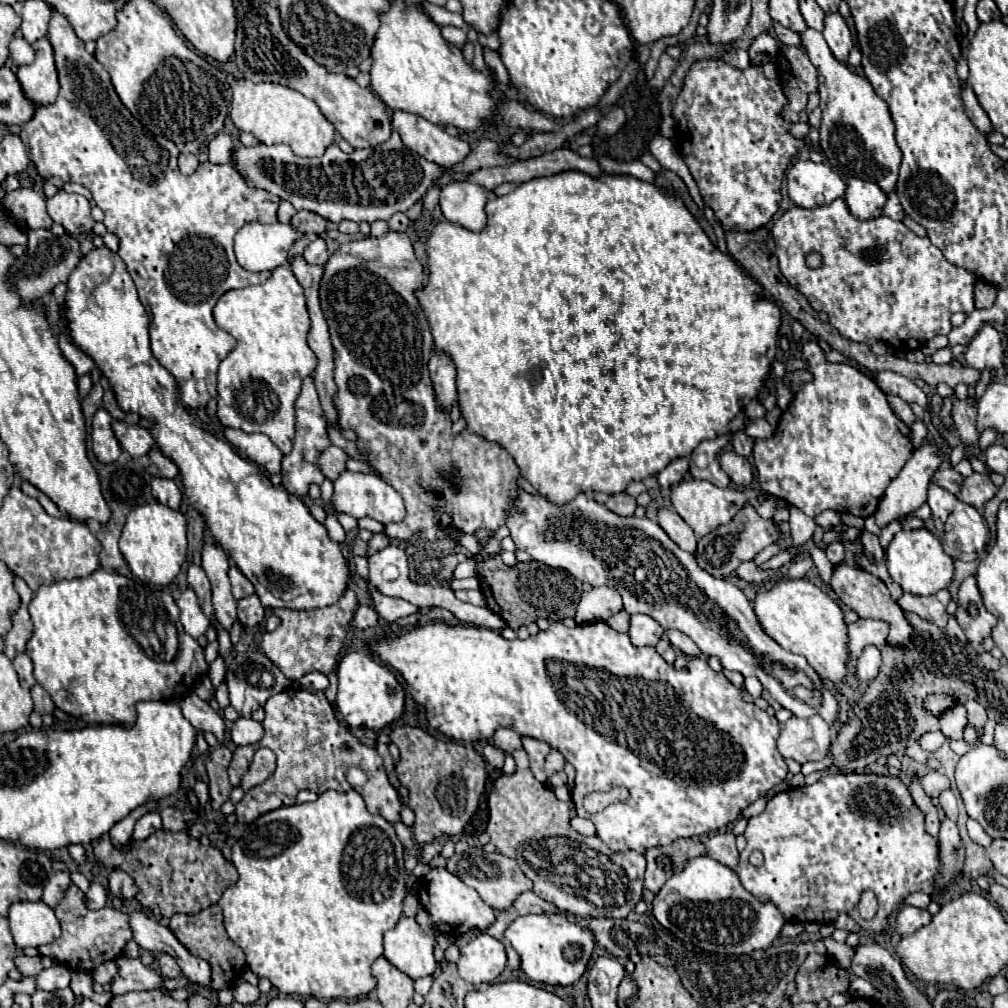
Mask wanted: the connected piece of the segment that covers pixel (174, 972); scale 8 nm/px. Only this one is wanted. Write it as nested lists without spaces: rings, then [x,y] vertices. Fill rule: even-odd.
[[[166,953],[158,955],[158,963],[160,963],[162,975],[166,975],[166,977],[170,977],[170,979],[180,977],[180,967],[178,967],[178,963],[176,963],[170,955],[166,955]]]

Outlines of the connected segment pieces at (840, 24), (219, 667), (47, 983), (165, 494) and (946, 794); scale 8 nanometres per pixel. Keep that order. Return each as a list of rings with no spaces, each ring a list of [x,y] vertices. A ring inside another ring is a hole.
[[[834,11],[834,13],[826,13],[826,21],[824,21],[824,39],[832,51],[832,55],[838,59],[838,61],[846,61],[848,59],[848,53],[850,49],[854,47],[852,43],[852,35],[850,35],[850,29],[844,21],[844,17],[840,15],[840,11]]]
[[[218,655],[218,657],[216,657],[216,661],[210,665],[210,671],[208,671],[208,677],[210,677],[210,681],[212,681],[214,689],[224,681],[224,675],[226,675],[224,671],[226,671],[224,657],[222,657],[222,655]]]
[[[54,965],[50,969],[44,969],[36,975],[36,987],[42,991],[54,991],[64,989],[70,983],[70,969],[66,965]]]
[[[162,477],[152,479],[152,495],[160,503],[166,503],[172,509],[178,509],[180,499],[182,499],[182,493],[180,493],[178,485],[172,479],[162,479]]]
[[[946,789],[946,791],[942,791],[942,793],[938,795],[938,801],[940,801],[940,807],[944,809],[946,817],[952,819],[952,821],[956,821],[956,817],[958,817],[958,807],[956,807],[956,797],[954,797],[954,793],[952,793],[950,789]]]

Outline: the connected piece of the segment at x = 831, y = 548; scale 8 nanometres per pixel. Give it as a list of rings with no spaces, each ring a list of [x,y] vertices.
[[[838,539],[826,547],[826,555],[828,555],[828,559],[830,559],[832,565],[842,563],[842,561],[844,561],[844,553],[846,553],[846,551],[844,551],[844,543],[838,541]]]

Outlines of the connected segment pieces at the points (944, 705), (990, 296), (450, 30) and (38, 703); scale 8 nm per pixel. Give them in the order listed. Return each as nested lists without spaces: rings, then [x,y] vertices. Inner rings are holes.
[[[932,695],[926,699],[926,707],[930,713],[934,715],[940,715],[944,709],[948,709],[950,705],[954,703],[954,697],[948,697],[948,695]]]
[[[978,281],[976,289],[974,289],[974,307],[976,309],[990,309],[996,301],[996,287],[986,283],[986,281]]]
[[[442,27],[440,31],[442,31],[442,37],[444,37],[446,41],[458,45],[460,49],[464,47],[464,43],[466,43],[466,33],[464,33],[462,29],[458,29],[458,27]]]
[[[34,685],[30,689],[32,693],[32,701],[34,701],[34,711],[38,711],[40,715],[46,715],[46,713],[52,713],[54,711],[54,703],[50,699],[50,695],[46,693],[46,689],[42,685]]]

